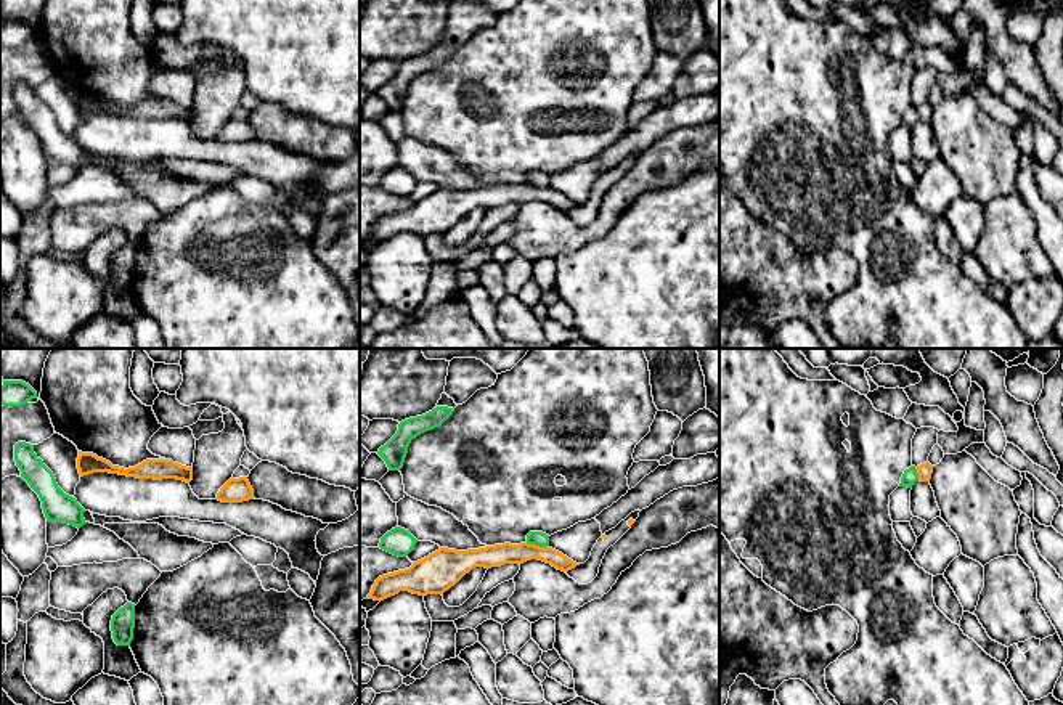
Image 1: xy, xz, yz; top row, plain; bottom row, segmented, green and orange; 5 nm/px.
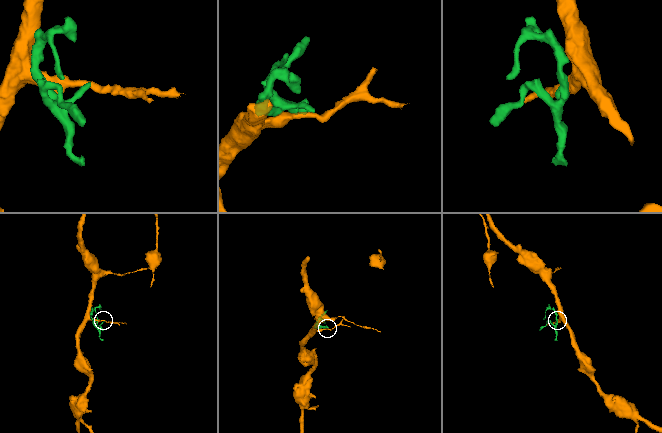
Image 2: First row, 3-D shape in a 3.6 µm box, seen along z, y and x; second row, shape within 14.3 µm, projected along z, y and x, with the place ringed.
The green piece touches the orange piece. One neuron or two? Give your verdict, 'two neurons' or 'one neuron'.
two neurons

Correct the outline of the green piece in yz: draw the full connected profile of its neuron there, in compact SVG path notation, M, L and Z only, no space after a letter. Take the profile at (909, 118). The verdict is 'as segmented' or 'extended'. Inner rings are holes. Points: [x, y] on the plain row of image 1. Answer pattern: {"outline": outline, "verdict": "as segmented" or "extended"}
{"outline": "M915 106L904 111L899 127L910 130L910 153L914 157L925 161L927 164L936 157L941 157L935 132L930 122L920 122Z", "verdict": "extended"}

